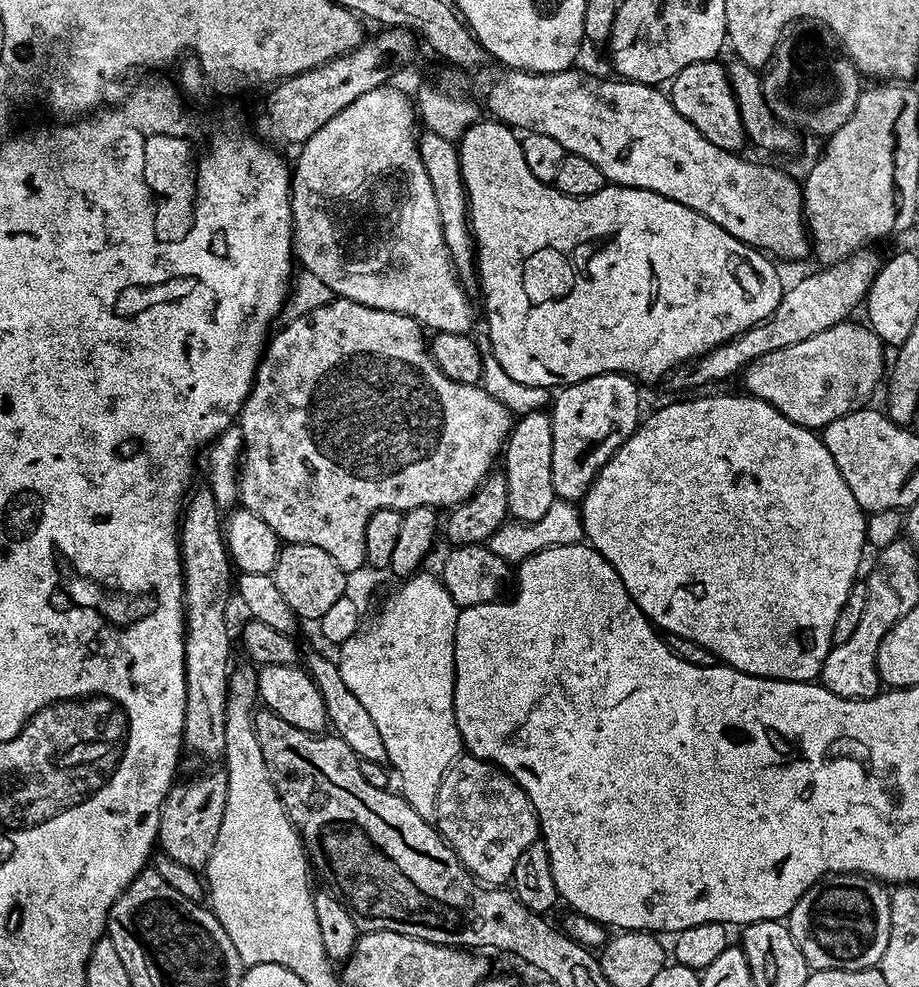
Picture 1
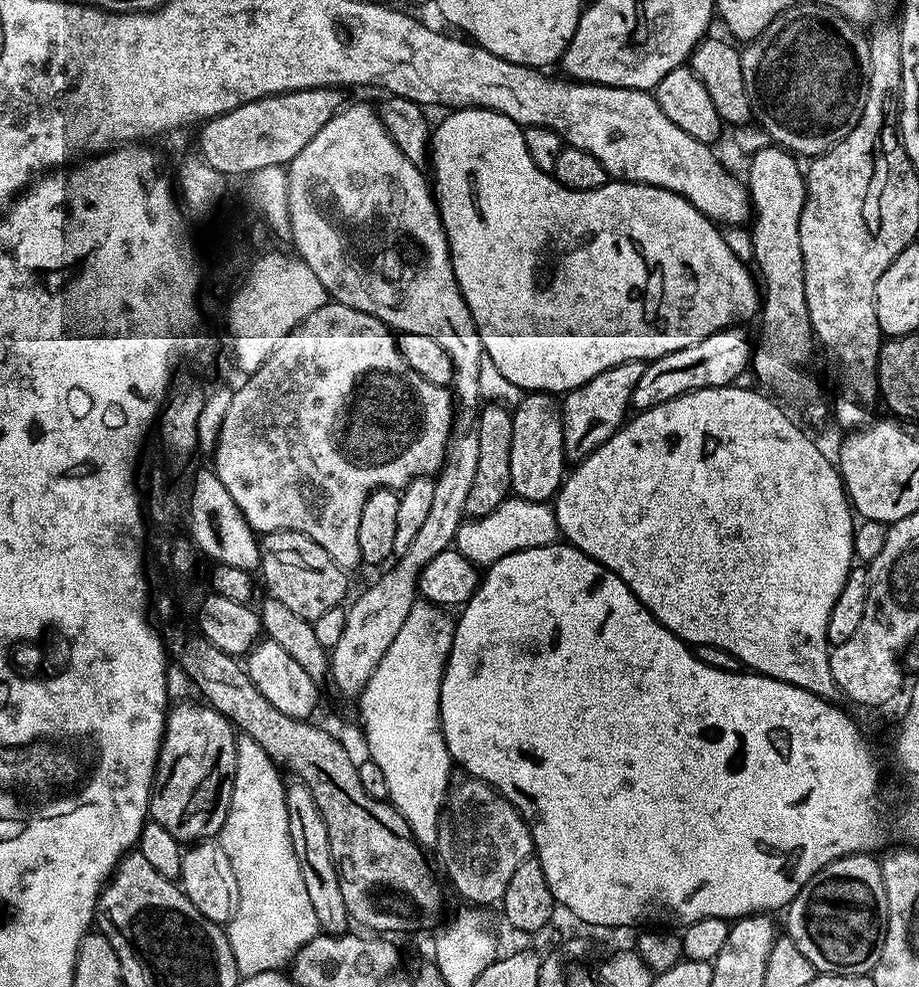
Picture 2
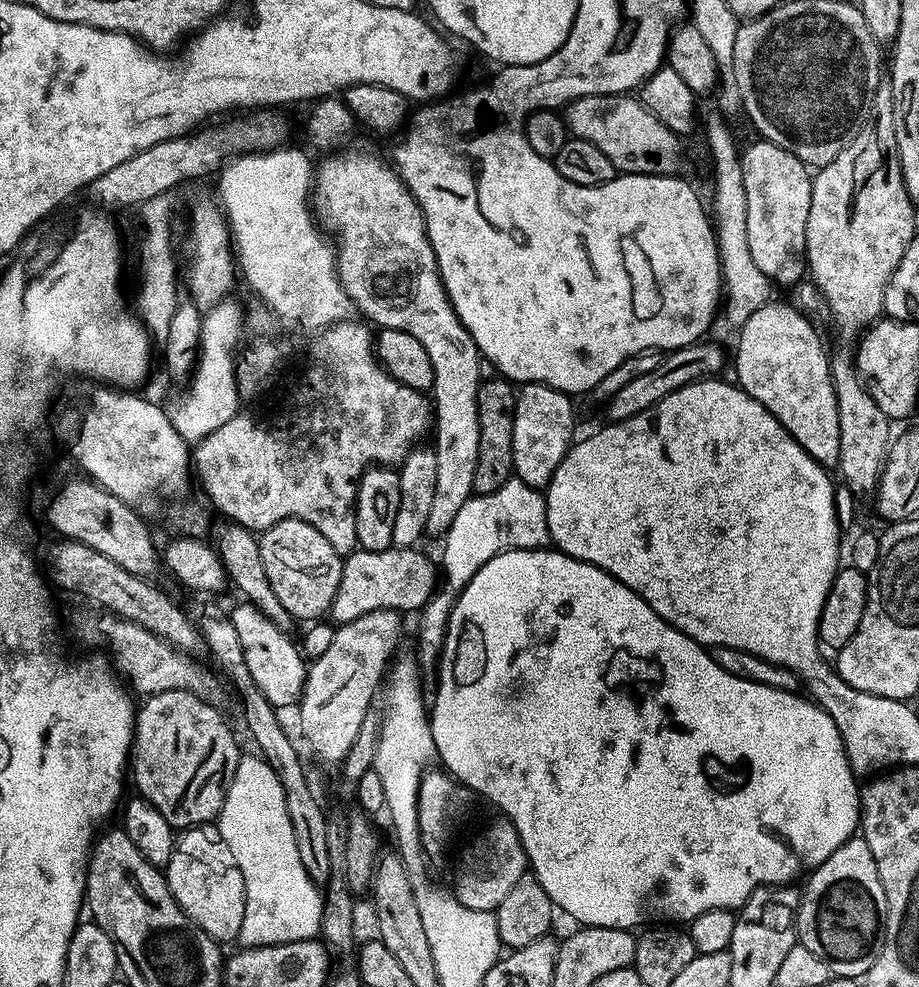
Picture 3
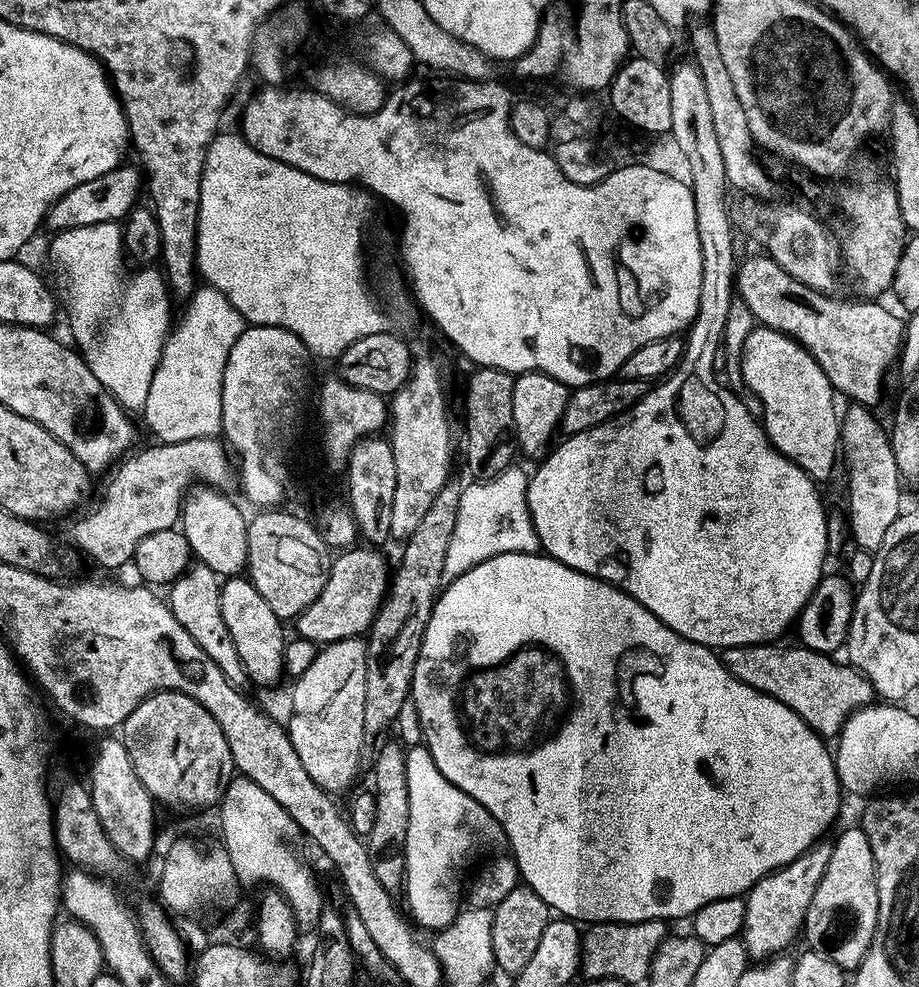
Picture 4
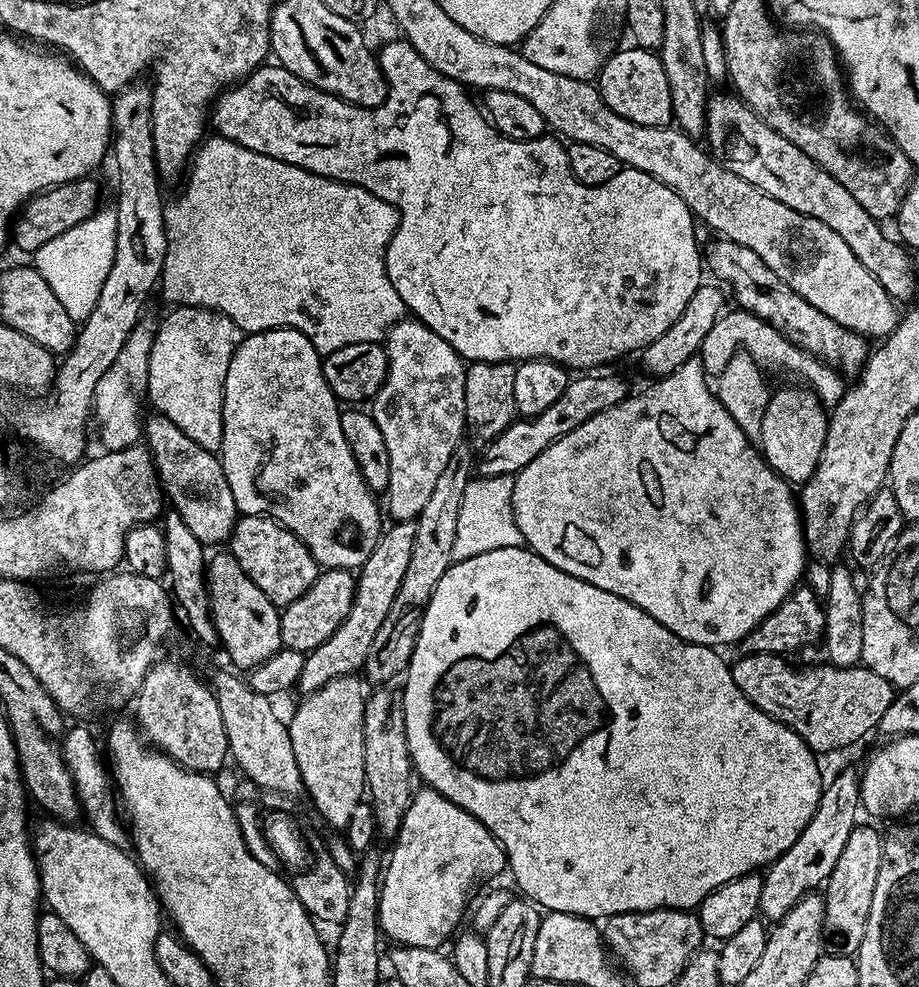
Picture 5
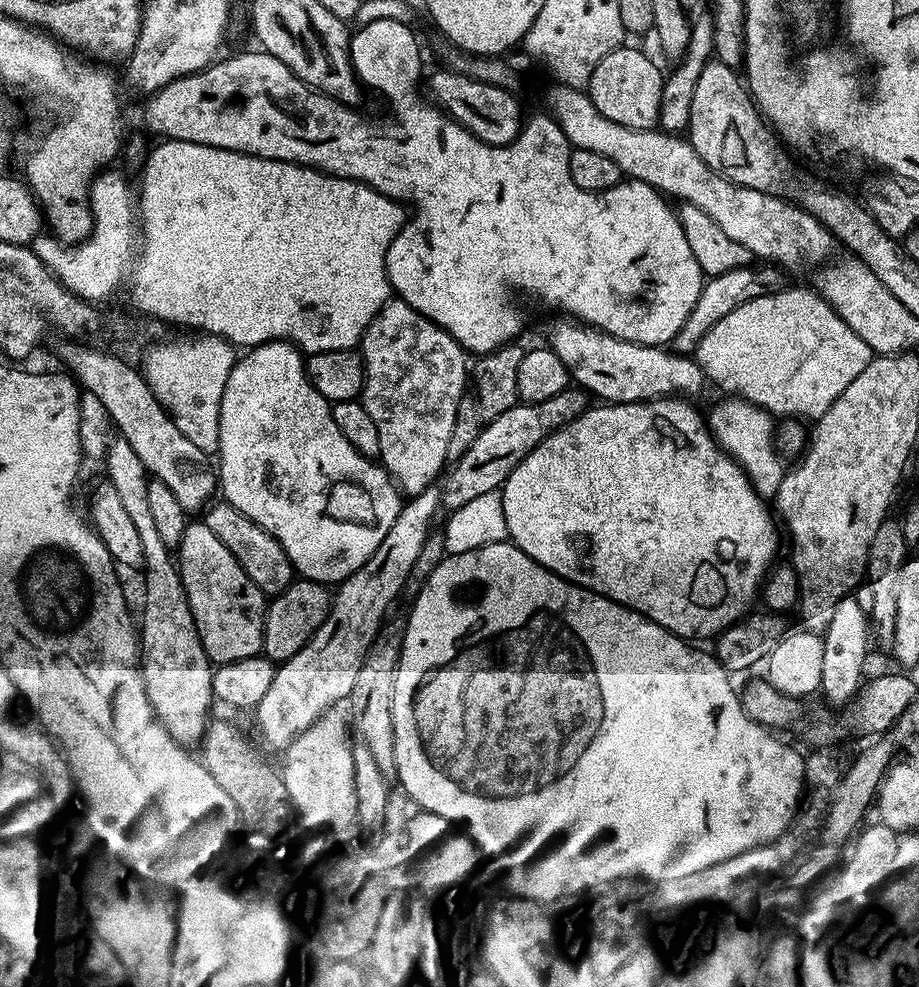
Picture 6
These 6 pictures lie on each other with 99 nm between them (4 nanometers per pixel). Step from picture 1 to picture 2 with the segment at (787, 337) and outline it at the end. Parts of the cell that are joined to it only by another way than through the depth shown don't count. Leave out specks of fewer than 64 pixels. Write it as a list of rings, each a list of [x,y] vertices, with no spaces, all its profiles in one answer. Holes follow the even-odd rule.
[[[742,326],[724,328],[708,338],[688,346],[683,350],[672,351],[660,359],[651,361],[644,369],[642,377],[632,391],[631,407],[644,411],[680,397],[694,389],[724,388],[733,385],[751,365],[753,343]]]

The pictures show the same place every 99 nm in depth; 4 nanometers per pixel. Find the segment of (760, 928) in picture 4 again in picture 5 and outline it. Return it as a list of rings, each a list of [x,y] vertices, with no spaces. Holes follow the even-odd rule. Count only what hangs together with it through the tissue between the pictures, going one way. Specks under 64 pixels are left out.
[[[844,768],[833,778],[832,784],[823,785],[818,806],[806,830],[798,834],[798,842],[794,842],[794,846],[790,846],[786,854],[768,865],[763,873],[759,915],[765,921],[779,922],[803,896],[815,893],[827,881],[834,865],[838,863],[838,857],[842,855],[842,849],[846,847],[850,830],[856,828],[856,815],[861,815],[861,812],[860,772],[857,769]]]

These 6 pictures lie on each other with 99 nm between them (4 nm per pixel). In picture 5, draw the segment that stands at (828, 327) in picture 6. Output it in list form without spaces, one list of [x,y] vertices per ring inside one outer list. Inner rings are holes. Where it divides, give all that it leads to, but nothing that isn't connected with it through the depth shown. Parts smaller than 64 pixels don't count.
[[[743,310],[725,311],[719,320],[710,326],[710,334],[706,334],[706,342],[702,342],[698,359],[709,377],[716,378],[721,375],[727,362],[736,352],[743,351],[752,355],[752,358],[760,367],[772,372],[789,372],[797,376],[797,381],[803,382],[816,393],[816,396],[825,406],[835,406],[846,391],[846,380],[835,368],[825,364],[819,356],[810,356],[804,353],[799,346],[792,344],[774,326],[770,326],[762,318],[758,318],[753,312]]]

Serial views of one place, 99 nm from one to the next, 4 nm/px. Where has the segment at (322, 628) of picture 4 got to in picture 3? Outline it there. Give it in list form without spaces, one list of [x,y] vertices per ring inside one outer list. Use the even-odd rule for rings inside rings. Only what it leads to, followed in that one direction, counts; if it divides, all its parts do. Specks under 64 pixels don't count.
[[[395,546],[381,552],[353,551],[344,560],[342,578],[338,582],[338,590],[334,594],[334,602],[330,609],[330,616],[333,616],[331,619],[337,625],[341,625],[354,622],[354,618],[362,618],[362,614],[374,610],[391,608],[407,614],[423,608],[424,603],[436,590],[438,568],[433,557],[431,560],[430,557],[416,551],[420,550],[415,547]]]

